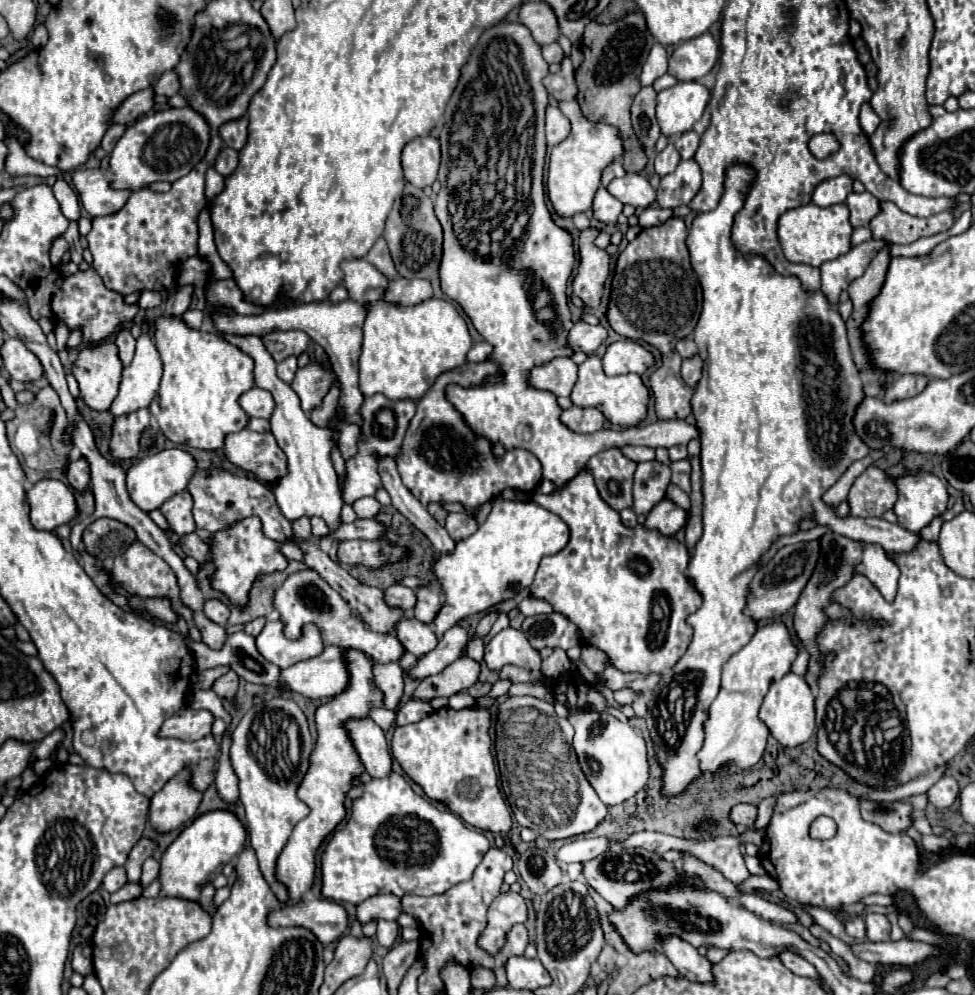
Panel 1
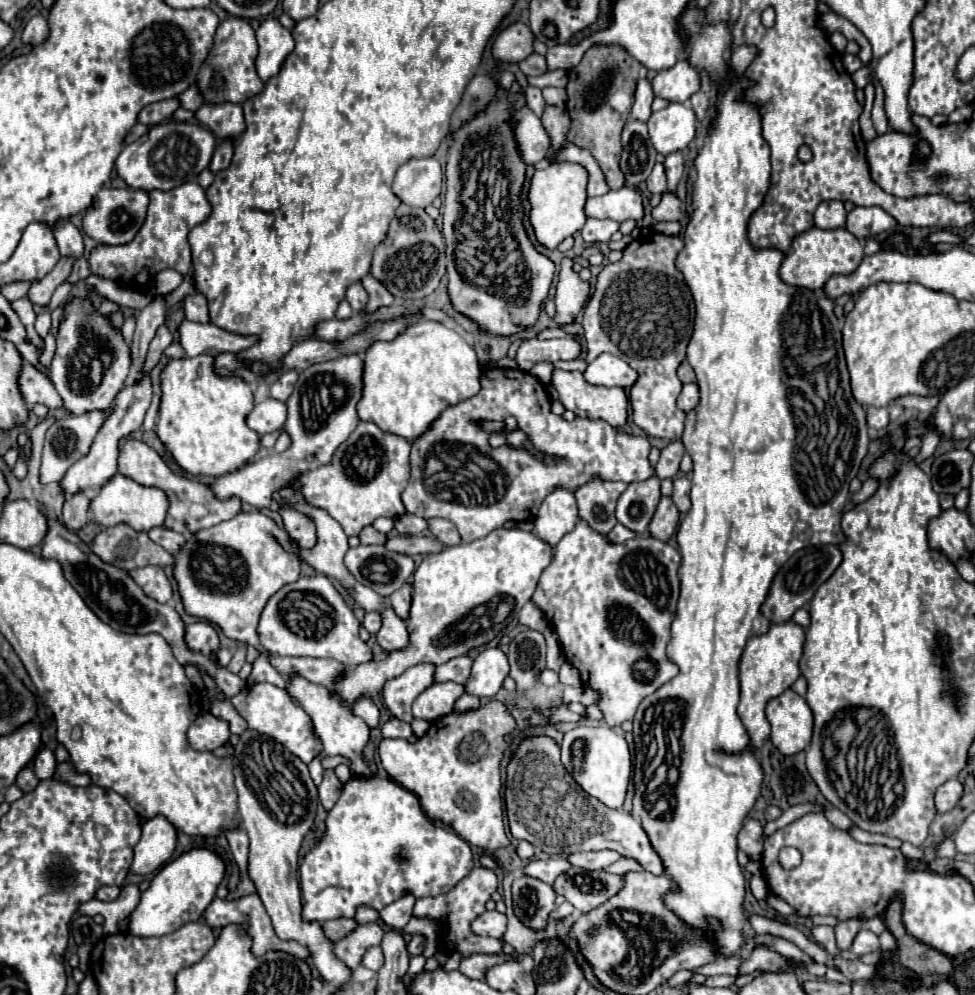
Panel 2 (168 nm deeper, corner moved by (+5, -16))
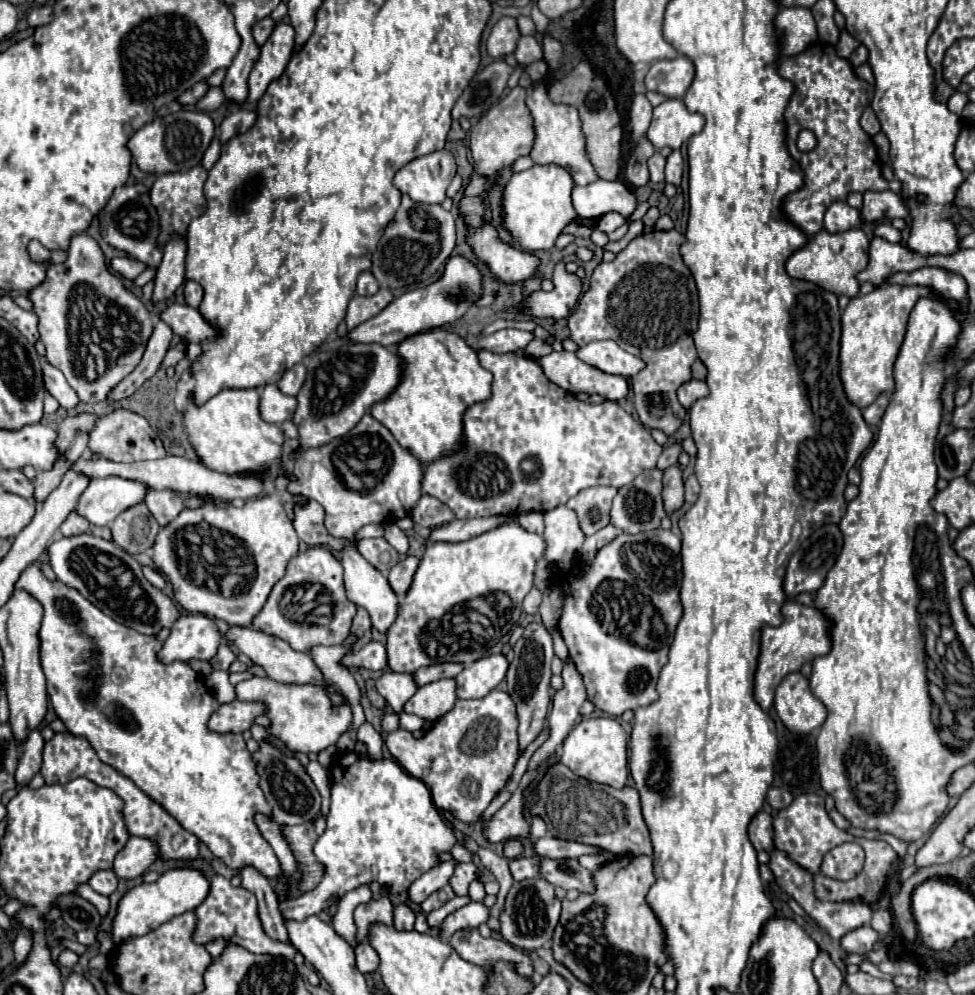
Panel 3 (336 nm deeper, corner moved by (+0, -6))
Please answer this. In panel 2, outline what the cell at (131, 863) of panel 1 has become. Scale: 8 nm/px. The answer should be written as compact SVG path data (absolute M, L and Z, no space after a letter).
M130 884L126 888L122 888L120 896L112 902L100 902L100 900L88 900L86 904L82 904L78 908L80 914L86 914L86 916L96 916L96 914L102 914L104 916L104 936L110 936L110 934L118 934L118 922L122 922L126 916L130 916L130 912L138 906L140 902L140 890L138 886Z

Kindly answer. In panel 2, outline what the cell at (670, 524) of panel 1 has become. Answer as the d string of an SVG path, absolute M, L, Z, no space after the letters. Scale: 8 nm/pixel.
M662 496L648 532L658 540L668 540L676 532L676 526L678 526L678 508L674 506L670 496Z

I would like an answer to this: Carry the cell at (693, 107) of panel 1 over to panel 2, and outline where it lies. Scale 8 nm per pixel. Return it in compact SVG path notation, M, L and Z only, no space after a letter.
M668 104L664 110L652 112L648 132L656 152L668 156L684 150L696 134L696 114L688 104Z

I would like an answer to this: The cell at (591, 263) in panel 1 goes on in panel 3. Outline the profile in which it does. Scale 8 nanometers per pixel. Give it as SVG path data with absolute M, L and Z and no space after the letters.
M561 260L557 262L553 272L553 284L555 284L553 292L539 290L523 300L521 306L525 314L537 316L537 318L555 318L555 320L567 318L571 314L583 290L581 278L573 272L567 272L565 262Z

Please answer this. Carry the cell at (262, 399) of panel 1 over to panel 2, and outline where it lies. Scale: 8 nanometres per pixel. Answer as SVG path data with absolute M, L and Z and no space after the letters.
M266 398L254 406L248 414L248 426L258 434L268 434L274 430L282 430L286 422L286 404L274 398Z

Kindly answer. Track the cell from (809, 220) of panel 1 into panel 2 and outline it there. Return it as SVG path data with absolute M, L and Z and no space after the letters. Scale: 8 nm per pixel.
M810 228L808 232L794 238L792 252L784 258L780 266L780 278L792 286L822 290L824 284L830 280L830 276L854 272L860 266L862 258L864 258L862 242L856 236L852 236L846 228L838 228L838 230Z

